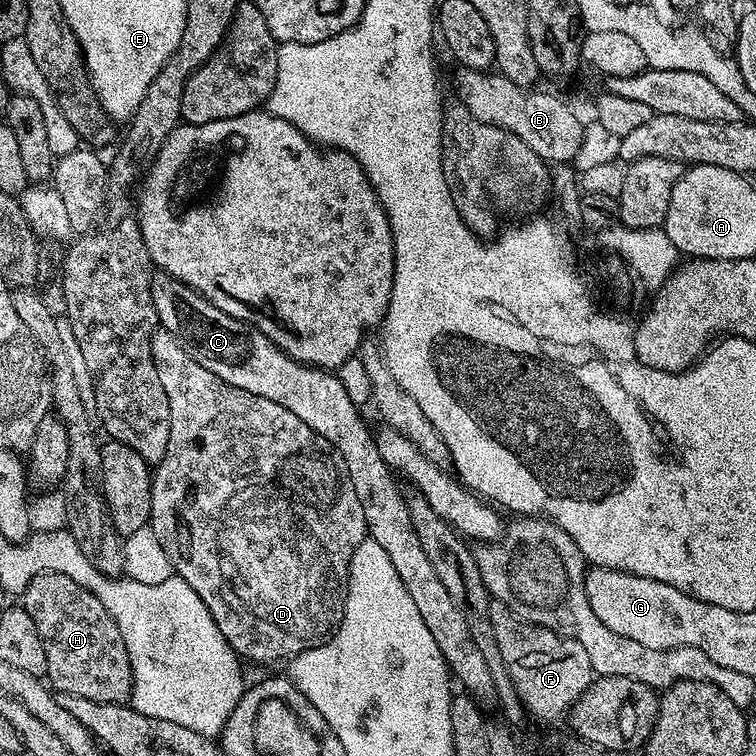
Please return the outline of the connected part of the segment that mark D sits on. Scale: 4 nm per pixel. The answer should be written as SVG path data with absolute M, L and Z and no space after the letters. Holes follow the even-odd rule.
M157 330L152 336L152 357L154 358L154 366L158 370L158 378L162 378L162 390L166 390L166 398L168 399L168 405L170 406L170 442L166 446L166 454L162 458L162 462L155 465L154 475L152 477L152 519L150 521L150 527L155 532L158 542L162 546L162 550L166 550L166 558L172 564L172 570L175 575L184 579L193 590L198 594L198 598L205 603L206 609L209 610L213 616L213 621L216 623L218 630L225 636L225 642L227 642L233 651L236 652L238 657L243 658L245 661L253 660L256 664L272 664L275 660L287 661L289 658L296 656L299 652L305 652L308 648L314 648L318 644L324 643L325 640L331 637L334 629L339 625L342 615L342 609L344 607L344 598L346 595L346 585L348 582L348 567L350 566L350 558L352 557L352 551L356 549L356 545L363 542L366 539L366 529L364 527L364 519L362 518L362 506L358 502L358 494L354 494L354 486L350 486L350 478L348 473L345 472L343 463L338 459L338 454L316 454L314 458L306 458L306 474L310 476L304 476L304 490L310 492L310 494L298 494L288 492L290 496L294 495L294 504L300 504L300 520L298 522L298 550L296 554L286 554L286 544L282 548L282 522L280 522L280 458L284 458L286 454L294 454L294 452L314 452L314 448L326 447L327 443L319 436L314 430L310 430L310 426L306 426L306 422L302 422L302 418L298 418L298 414L290 414L290 410L286 410L286 406L278 406L278 402L270 402L270 398L262 398L258 394L250 394L250 390L238 390L238 386L230 386L226 382L222 382L222 378L218 378L218 374L214 374L210 370L206 370L206 366L202 366L198 362L194 362L194 358L189 354L181 344L179 344L174 337L166 331ZM286 570L288 574L288 581L283 581L280 578L280 571Z

